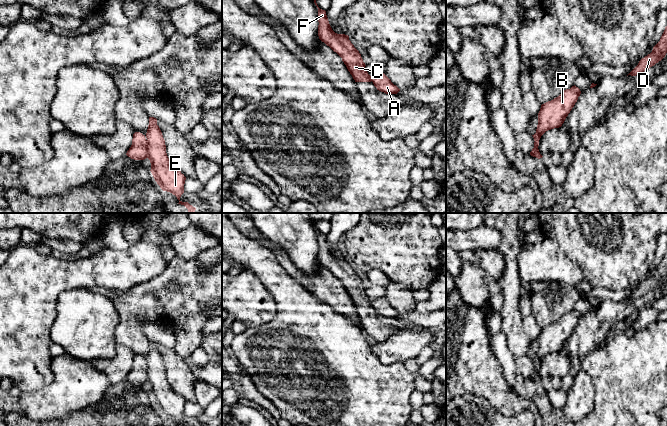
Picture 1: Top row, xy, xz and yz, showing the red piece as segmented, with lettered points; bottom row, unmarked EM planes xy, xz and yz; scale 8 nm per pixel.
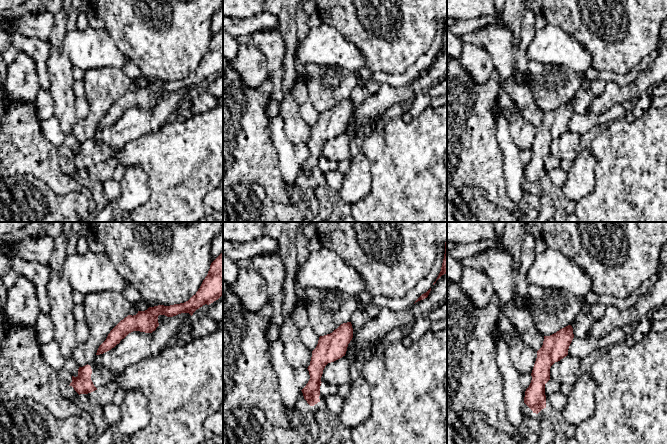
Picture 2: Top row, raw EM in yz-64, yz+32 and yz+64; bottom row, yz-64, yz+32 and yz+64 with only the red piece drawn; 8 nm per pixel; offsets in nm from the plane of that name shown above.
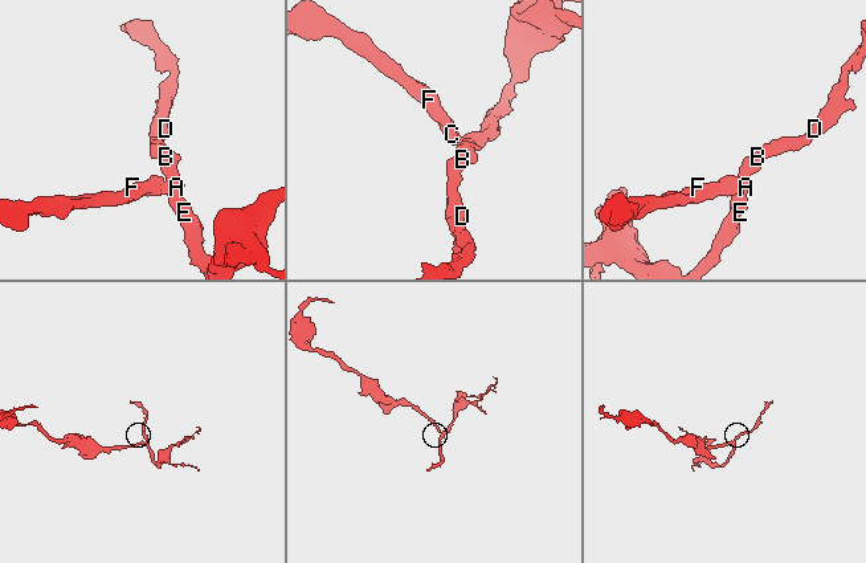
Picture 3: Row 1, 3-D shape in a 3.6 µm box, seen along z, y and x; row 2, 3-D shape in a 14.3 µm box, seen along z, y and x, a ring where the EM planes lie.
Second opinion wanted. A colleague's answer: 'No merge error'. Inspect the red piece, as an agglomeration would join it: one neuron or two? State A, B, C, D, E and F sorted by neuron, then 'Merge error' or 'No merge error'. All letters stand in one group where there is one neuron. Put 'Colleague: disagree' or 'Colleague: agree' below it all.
Groups: A B D E / C F. Merge error
Colleague: disagree

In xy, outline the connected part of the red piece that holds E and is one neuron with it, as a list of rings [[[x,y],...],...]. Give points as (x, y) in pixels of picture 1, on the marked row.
[[[149,117],[149,125],[146,133],[148,141],[148,159],[151,163],[151,173],[163,191],[172,193],[179,200],[178,204],[184,205],[188,213],[194,213],[196,208],[188,202],[180,200],[184,193],[186,177],[180,170],[174,168],[167,156],[165,140],[157,125],[157,119]]]

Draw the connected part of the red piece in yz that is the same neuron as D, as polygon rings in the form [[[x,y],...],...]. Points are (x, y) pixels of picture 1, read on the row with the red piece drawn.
[[[667,26],[660,38],[660,41],[653,47],[650,54],[642,58],[638,65],[628,74],[631,76],[636,76],[650,67],[654,66],[656,63],[661,61],[667,53]]]

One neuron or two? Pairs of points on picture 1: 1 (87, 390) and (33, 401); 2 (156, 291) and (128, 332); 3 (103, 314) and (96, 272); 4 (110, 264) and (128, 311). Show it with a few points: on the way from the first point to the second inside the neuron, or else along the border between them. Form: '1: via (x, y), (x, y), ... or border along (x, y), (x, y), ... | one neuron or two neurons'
1: via (74, 390), (71, 390), (56, 401), (46, 401) | one neuron
2: via (145, 298), (130, 313), (129, 321) | one neuron
3: border along (90, 288), (73, 288), (67, 291) | two neurons
4: border along (142, 282), (127, 289), (112, 291) | two neurons

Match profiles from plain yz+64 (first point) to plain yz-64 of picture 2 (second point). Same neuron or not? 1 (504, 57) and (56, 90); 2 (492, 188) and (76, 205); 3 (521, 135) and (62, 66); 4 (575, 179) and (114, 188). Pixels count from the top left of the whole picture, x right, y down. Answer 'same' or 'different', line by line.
1: different
2: different
3: same
4: different

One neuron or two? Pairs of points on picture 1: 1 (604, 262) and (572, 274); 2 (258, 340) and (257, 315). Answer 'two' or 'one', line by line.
1: two
2: two

